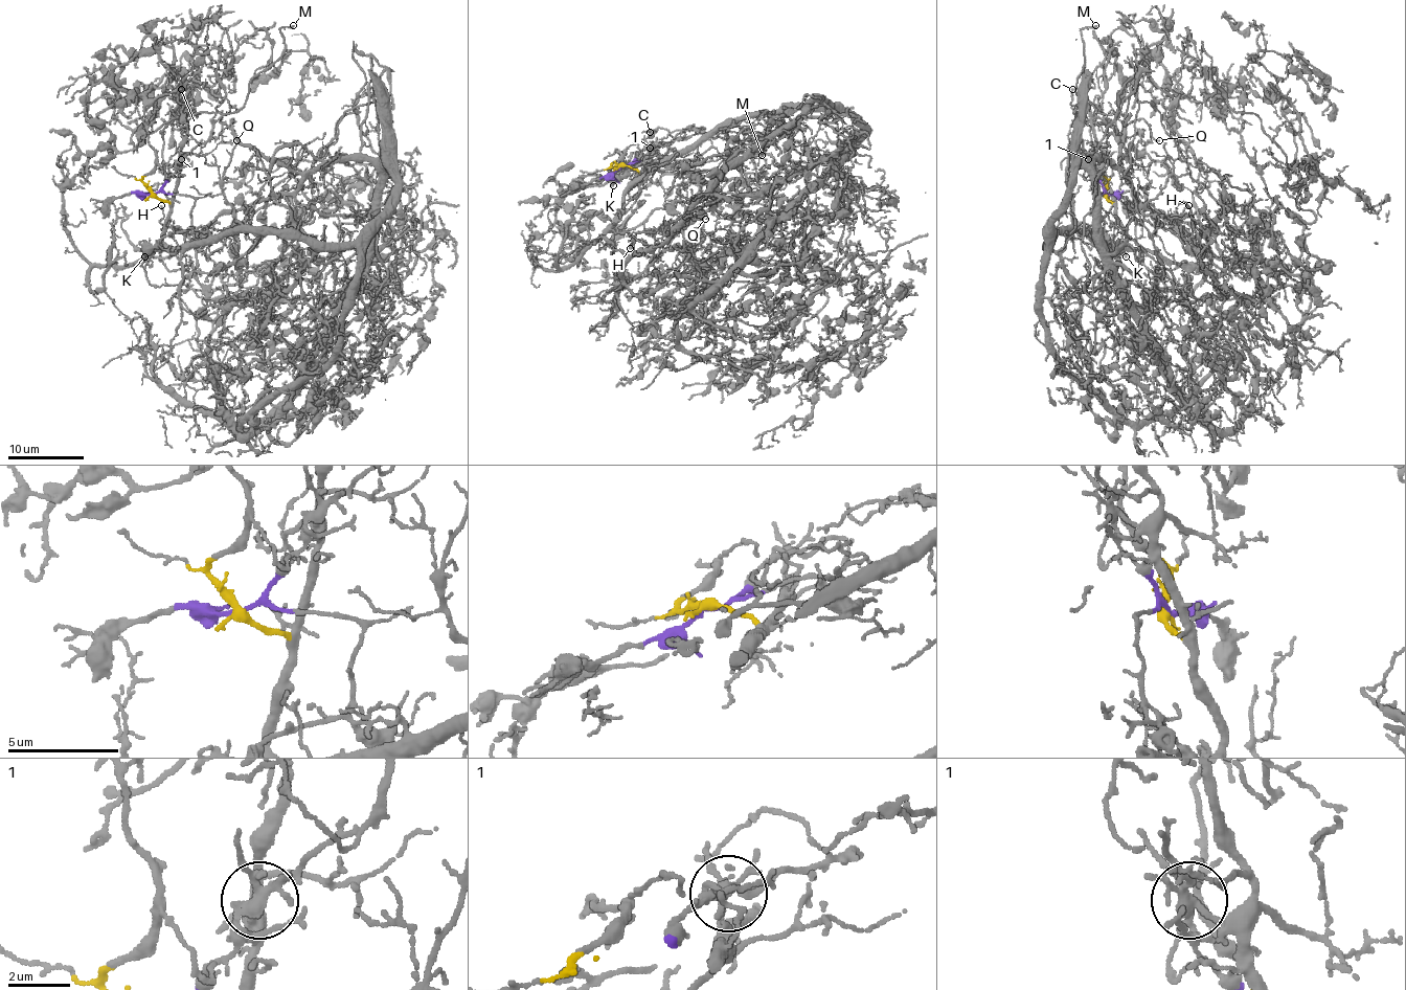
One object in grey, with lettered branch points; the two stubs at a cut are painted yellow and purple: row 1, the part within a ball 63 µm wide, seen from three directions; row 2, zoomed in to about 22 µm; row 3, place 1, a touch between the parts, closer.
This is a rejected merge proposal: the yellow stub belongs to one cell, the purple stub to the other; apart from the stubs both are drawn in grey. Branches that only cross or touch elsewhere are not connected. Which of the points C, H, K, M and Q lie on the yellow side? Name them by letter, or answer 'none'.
H, Q

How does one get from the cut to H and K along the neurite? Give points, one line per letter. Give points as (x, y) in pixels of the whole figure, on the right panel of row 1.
H: (1107, 194), (1118, 247), (1088, 231), (1048, 243), (1090, 161), (1109, 159), (1195, 241), (1176, 222), (1189, 205)
K: (1107, 194), (1096, 196), (1100, 226), (1127, 256)

